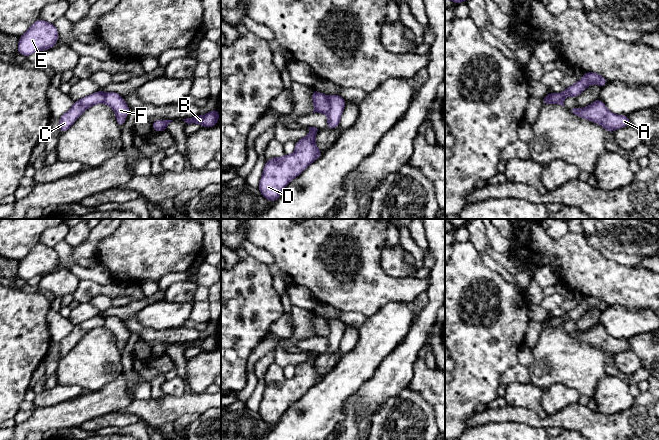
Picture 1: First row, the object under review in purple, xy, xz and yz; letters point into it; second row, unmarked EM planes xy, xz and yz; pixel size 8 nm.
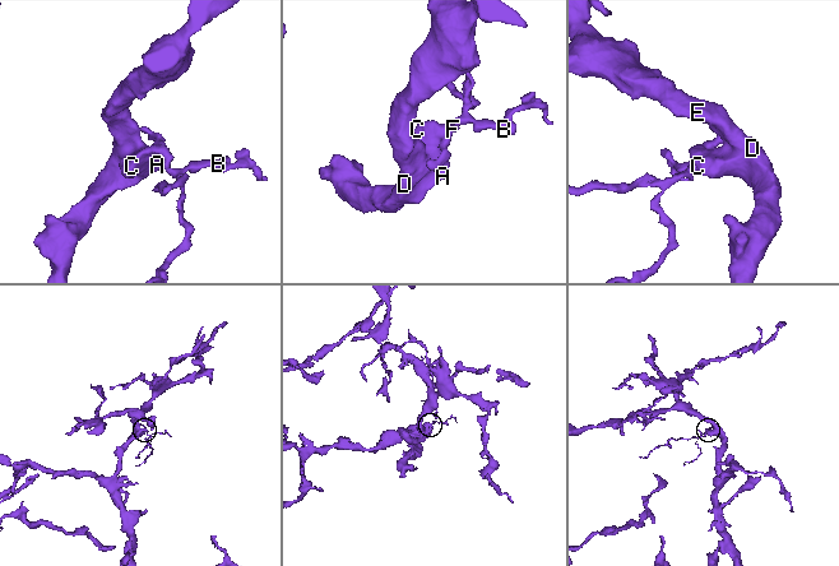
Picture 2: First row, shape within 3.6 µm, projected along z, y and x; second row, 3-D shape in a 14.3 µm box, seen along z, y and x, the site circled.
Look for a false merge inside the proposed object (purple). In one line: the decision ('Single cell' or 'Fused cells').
Fused cells

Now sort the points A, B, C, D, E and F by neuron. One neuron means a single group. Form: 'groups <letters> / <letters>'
groups A C D E / B F

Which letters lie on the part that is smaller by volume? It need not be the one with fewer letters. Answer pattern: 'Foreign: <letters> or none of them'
Foreign: B, F

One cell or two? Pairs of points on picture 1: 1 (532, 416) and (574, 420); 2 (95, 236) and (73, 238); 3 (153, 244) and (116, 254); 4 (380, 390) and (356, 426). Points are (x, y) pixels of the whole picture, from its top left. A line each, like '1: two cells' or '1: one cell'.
1: one cell
2: two cells
3: one cell
4: one cell

